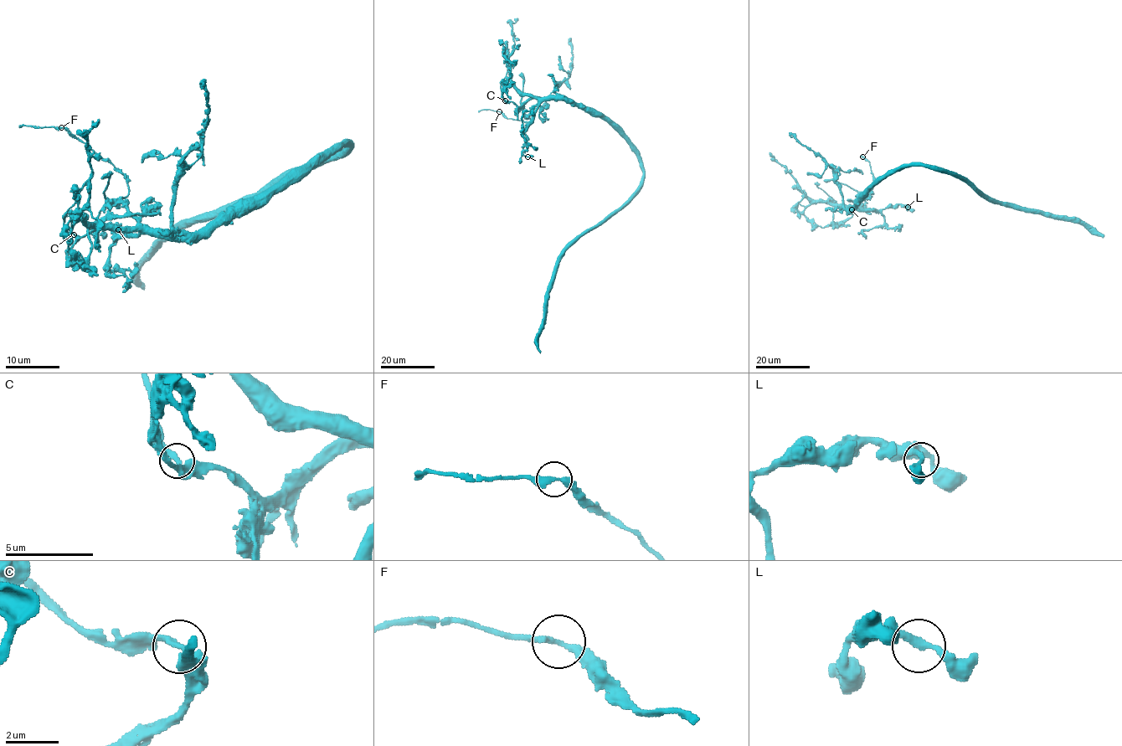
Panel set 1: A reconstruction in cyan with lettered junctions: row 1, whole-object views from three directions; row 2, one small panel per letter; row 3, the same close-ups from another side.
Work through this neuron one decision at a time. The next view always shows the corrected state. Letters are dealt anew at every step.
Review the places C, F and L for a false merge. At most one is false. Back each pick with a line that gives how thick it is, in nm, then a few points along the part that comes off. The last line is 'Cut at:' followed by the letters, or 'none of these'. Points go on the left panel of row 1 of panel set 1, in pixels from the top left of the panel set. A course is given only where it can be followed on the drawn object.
C: calibre 280 nm; course (73, 234), (84, 237), (92, 232), (112, 203), (129, 192), (127, 179), (64, 128), (19, 128)
Cut at: C

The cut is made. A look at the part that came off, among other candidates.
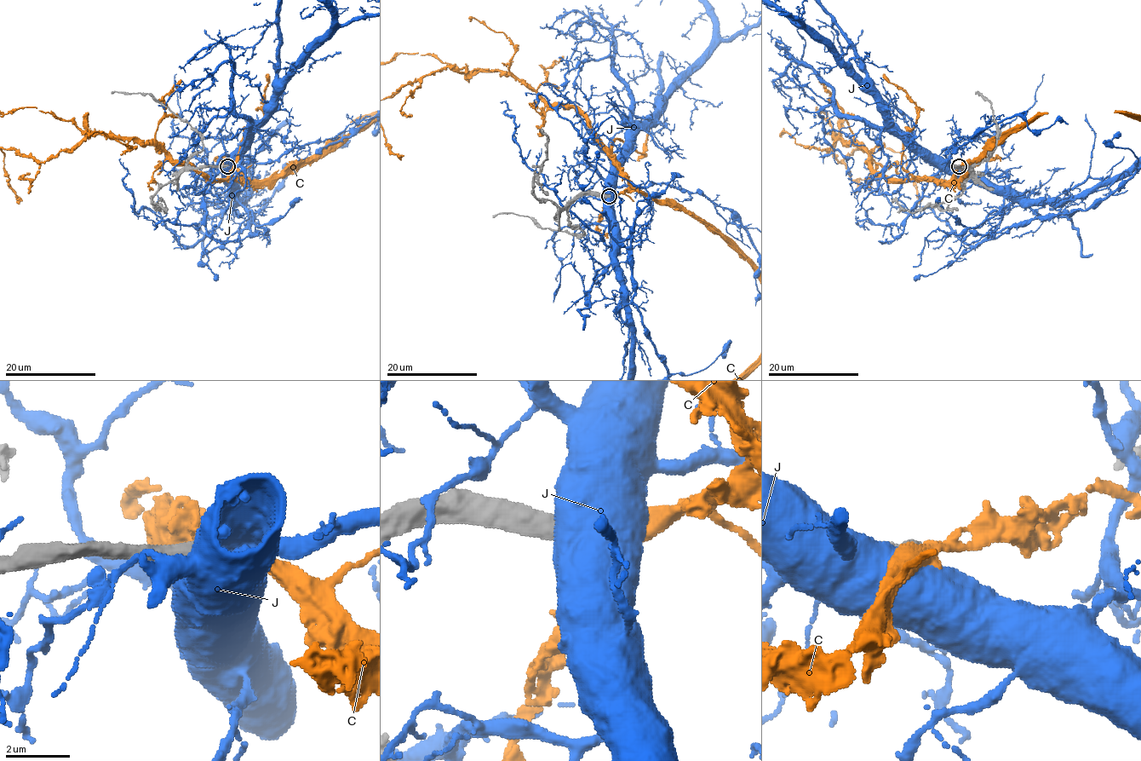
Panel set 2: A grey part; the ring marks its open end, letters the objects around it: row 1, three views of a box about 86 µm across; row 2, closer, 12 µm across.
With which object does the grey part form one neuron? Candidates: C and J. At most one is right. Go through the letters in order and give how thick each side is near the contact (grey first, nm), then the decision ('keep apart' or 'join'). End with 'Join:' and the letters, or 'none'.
C: 600/550 nm | join
J: 600/700 nm | keep apart
Join: C

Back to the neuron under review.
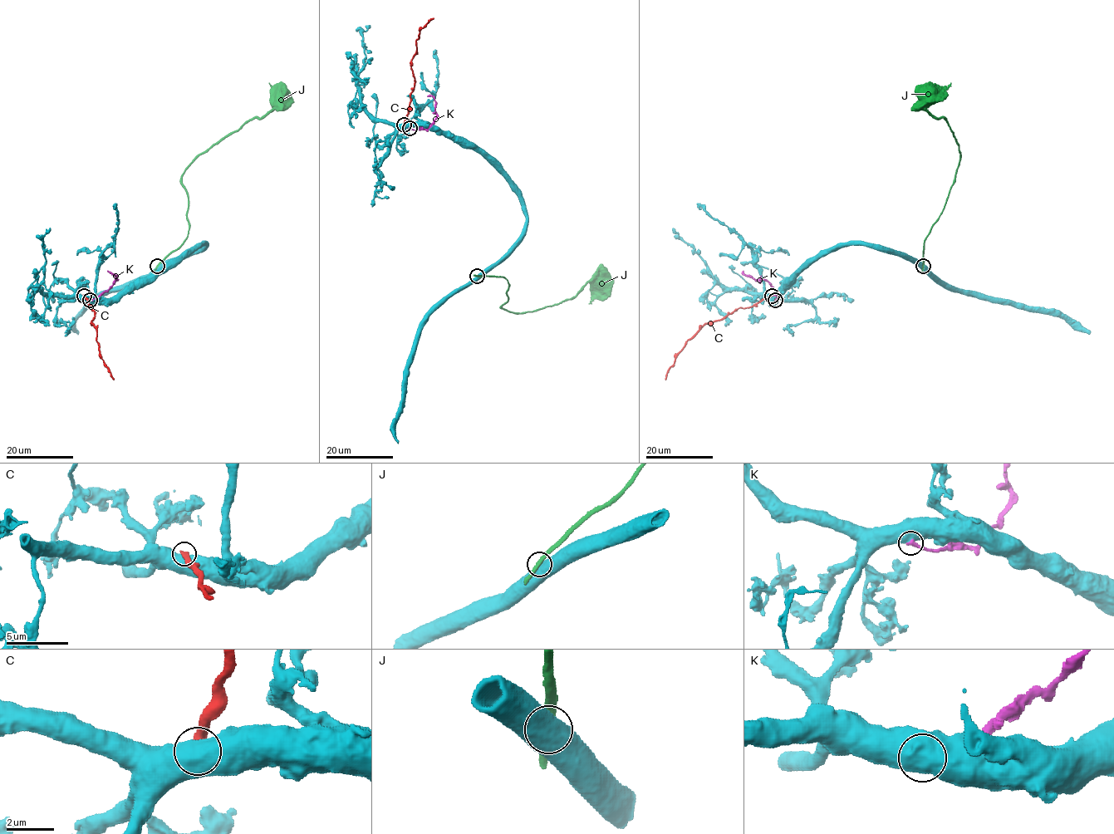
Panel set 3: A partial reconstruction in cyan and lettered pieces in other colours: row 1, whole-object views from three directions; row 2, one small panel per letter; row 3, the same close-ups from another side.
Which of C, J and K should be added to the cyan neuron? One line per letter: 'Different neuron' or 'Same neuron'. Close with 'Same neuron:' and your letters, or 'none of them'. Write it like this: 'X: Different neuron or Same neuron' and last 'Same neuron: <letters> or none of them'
C: Different neuron
J: Different neuron
K: Different neuron
Same neuron: none of them

